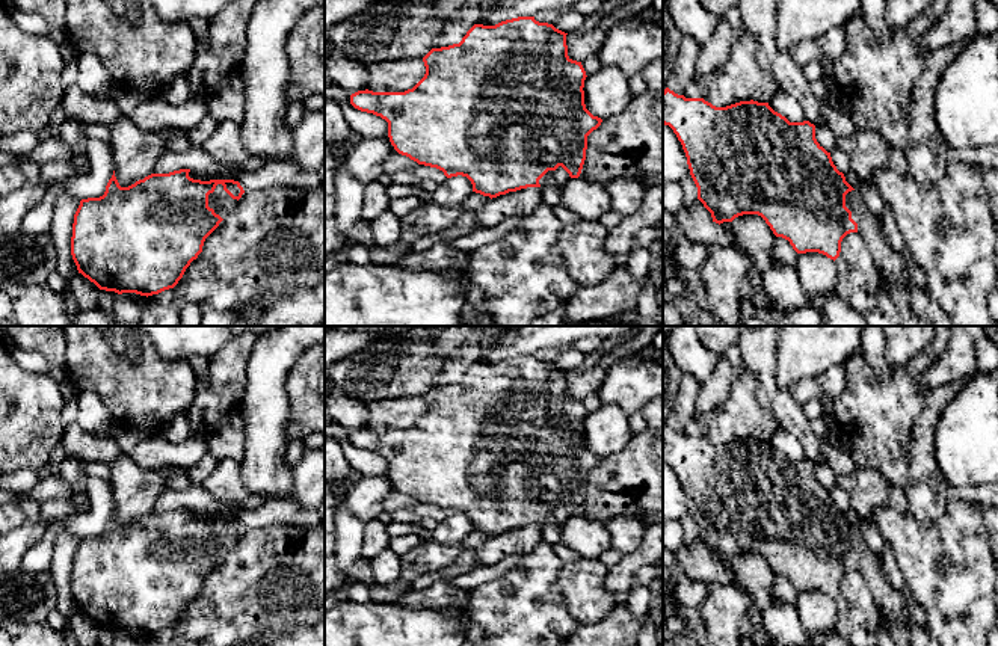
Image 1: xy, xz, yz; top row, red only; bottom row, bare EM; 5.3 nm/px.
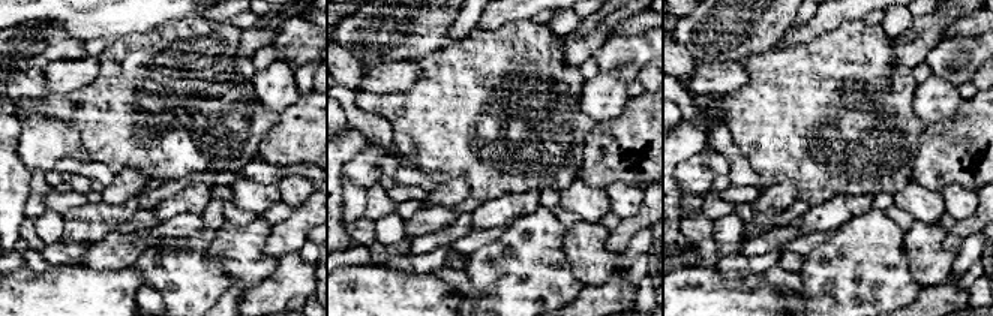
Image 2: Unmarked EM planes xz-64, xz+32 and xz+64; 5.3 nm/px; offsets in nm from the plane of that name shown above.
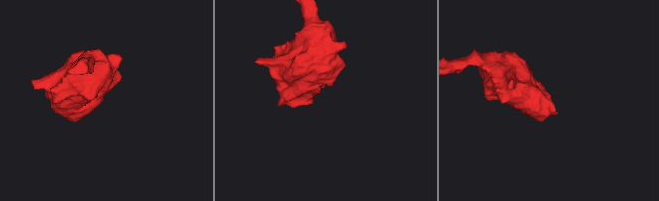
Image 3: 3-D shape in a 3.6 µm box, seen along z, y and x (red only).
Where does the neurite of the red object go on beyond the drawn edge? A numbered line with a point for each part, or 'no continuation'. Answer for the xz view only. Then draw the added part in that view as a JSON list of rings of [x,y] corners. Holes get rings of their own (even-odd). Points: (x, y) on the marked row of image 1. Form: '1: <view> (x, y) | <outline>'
1: xz (559, 177) | [[[559,166],[556,171],[548,171],[541,180],[539,184],[541,187],[547,186],[556,186],[556,187],[563,187],[571,181],[569,174]]]

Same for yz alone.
1: yz (893, 270) | [[[859,189],[846,195],[846,207],[858,223],[858,232],[868,246],[880,272],[880,288],[888,294],[892,288],[904,288],[910,296],[912,311],[933,326],[956,326],[953,320],[919,288],[909,275],[904,260],[888,243],[880,220],[870,211]]]

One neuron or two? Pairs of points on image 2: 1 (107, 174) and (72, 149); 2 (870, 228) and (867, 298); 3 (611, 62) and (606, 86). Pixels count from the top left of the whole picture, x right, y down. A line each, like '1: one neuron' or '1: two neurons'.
1: two neurons
2: one neuron
3: two neurons

